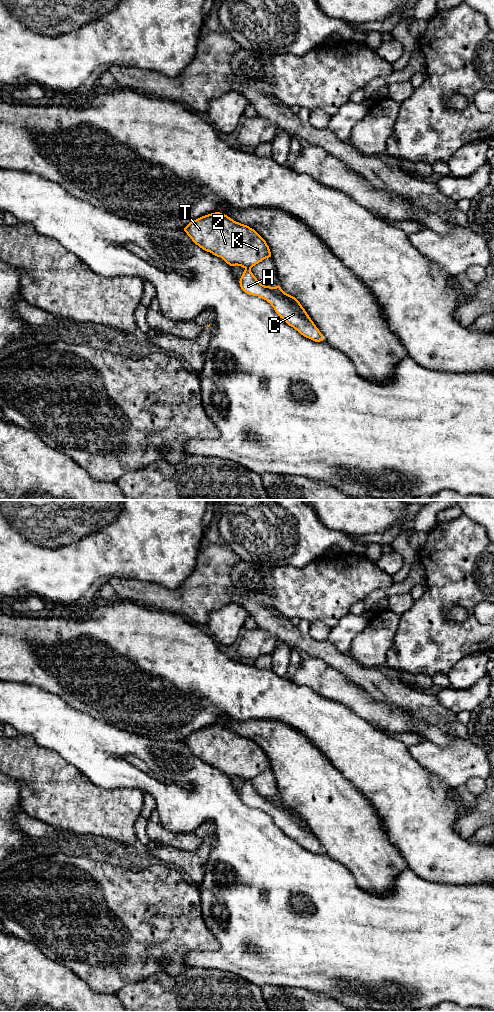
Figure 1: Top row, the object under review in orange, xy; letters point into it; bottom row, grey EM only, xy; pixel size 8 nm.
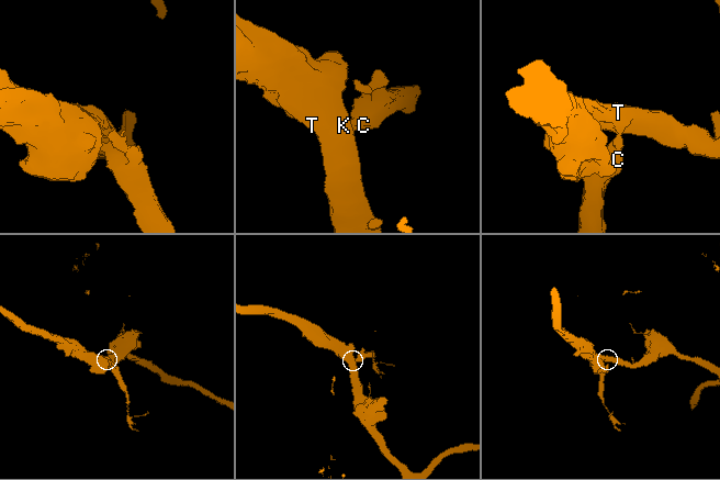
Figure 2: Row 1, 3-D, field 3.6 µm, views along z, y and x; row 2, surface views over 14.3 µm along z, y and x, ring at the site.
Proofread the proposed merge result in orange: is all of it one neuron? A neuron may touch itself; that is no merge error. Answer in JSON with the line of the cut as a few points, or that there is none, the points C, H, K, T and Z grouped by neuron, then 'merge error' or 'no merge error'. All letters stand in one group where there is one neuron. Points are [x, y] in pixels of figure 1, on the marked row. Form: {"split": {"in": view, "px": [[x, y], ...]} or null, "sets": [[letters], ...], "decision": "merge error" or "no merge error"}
{"split": {"in": "xy", "px": [[250, 268], [245, 269]]}, "sets": [["C", "H"], ["K", "T", "Z"]], "decision": "merge error"}

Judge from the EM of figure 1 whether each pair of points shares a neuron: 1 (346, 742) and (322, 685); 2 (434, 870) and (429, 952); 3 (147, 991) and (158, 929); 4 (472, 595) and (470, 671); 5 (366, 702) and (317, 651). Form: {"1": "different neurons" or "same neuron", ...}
{"1": "different neurons", "2": "different neurons", "3": "different neurons", "4": "different neurons", "5": "different neurons"}

